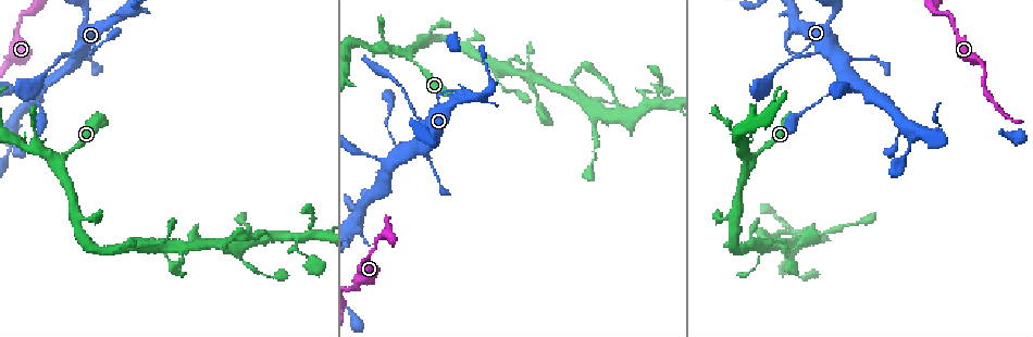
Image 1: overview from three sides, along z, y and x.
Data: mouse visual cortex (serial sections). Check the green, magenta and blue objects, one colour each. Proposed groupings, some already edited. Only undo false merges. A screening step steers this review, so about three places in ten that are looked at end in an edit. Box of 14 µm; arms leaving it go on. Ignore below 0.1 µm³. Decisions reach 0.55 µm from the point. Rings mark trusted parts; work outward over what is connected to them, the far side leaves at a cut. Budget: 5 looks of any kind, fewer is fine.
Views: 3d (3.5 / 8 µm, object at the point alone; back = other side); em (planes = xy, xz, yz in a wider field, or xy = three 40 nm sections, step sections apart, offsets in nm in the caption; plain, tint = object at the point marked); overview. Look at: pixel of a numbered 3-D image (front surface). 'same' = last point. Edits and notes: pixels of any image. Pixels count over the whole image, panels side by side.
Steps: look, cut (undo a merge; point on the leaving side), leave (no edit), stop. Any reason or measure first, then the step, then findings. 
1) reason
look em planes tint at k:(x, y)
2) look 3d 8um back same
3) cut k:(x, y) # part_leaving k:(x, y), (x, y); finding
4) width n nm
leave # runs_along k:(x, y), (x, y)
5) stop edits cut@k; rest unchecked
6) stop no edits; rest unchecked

calibre changes
look 3d 3.5um at 1:(814, 51)

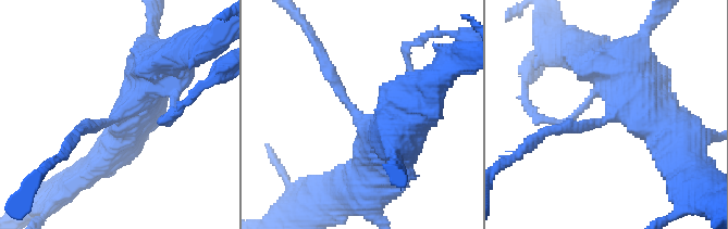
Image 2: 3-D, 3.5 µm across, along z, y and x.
arm_widths 200, 600 nm
look em planes tint at 2:(609, 119)

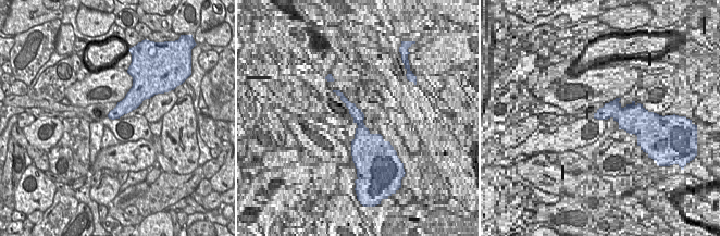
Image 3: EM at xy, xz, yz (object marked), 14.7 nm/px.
leave # runs_along 2:(395, 128), (385, 145), (321, 59); continuous, no second cell

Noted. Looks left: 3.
look 3d 8um back at 1:(370, 255)

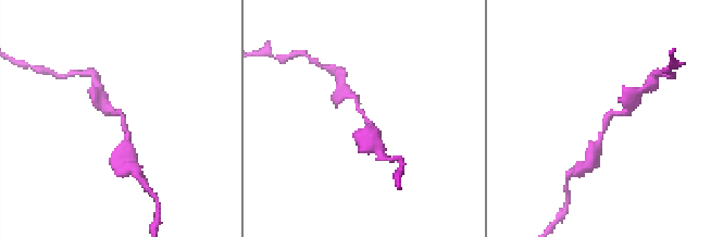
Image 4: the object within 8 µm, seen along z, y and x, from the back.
arm_widths 200, 200 nm
look em xy step 5 tint at 4:(610, 113)

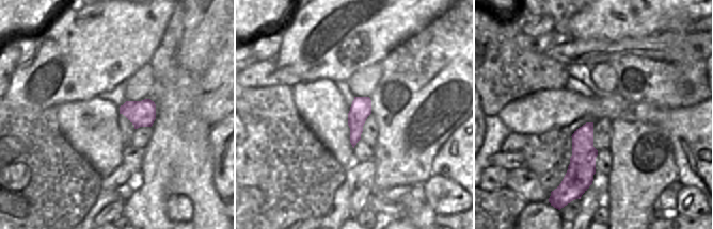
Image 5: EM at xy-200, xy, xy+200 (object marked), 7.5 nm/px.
width 160 nm
leave # runs_along 4:(598, 140), (607, 115), (633, 104); one cell here

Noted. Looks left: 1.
stop no edits; rest unchecked

